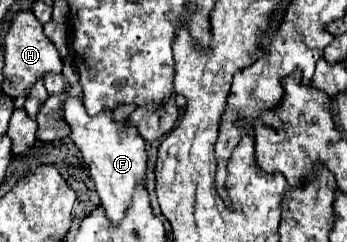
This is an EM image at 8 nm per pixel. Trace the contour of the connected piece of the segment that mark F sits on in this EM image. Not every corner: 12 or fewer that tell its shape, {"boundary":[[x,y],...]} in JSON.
{"boundary":[[67,98],[63,118],[117,226],[137,184],[145,140],[111,112]]}

